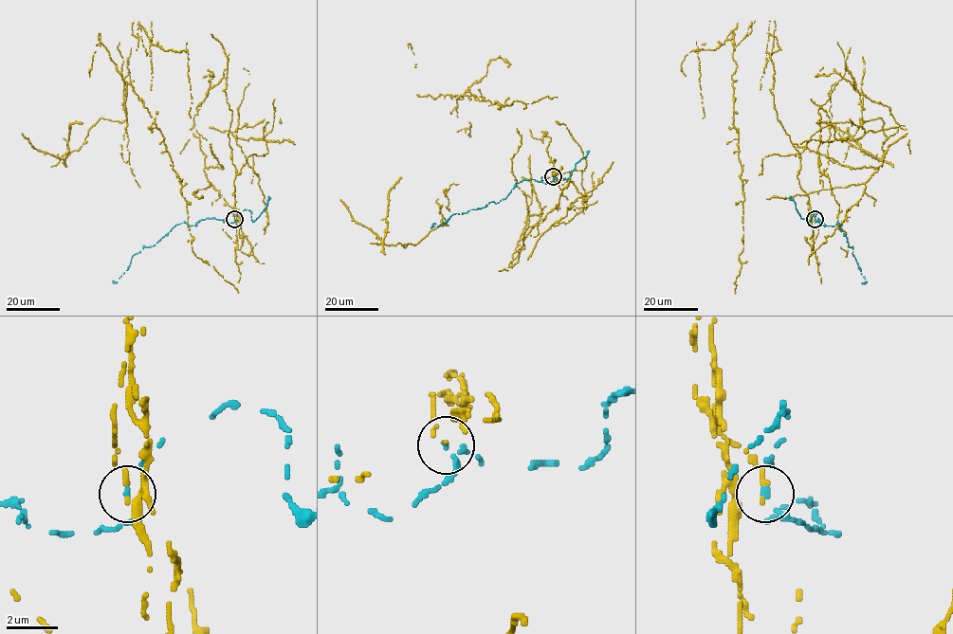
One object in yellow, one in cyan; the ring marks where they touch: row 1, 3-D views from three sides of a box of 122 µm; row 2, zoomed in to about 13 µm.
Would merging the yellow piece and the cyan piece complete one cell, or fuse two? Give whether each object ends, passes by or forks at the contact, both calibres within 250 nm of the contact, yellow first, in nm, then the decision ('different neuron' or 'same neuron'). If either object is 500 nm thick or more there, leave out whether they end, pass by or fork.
yellow ends; cyan passes by; calibres 90 and 140 nm; different neuron

